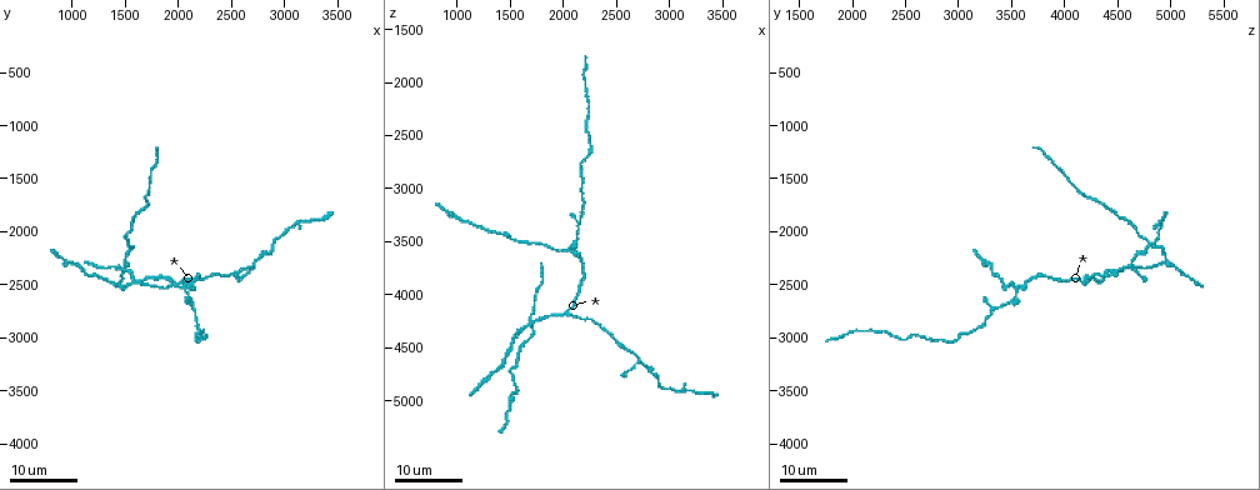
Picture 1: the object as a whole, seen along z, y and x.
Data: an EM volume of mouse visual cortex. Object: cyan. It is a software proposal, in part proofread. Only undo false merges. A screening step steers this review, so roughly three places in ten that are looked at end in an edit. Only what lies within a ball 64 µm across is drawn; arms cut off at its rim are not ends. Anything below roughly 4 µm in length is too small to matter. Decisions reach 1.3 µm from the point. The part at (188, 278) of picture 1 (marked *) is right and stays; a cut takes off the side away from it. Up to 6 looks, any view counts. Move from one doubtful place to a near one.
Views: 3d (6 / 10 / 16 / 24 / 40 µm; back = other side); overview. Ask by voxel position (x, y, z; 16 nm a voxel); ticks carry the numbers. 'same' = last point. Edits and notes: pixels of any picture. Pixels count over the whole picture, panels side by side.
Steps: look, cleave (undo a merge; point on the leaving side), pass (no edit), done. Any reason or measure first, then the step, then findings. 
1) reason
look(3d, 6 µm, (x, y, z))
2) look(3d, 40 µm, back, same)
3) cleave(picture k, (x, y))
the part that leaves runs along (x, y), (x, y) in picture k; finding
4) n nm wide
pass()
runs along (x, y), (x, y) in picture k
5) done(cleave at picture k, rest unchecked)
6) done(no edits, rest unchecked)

three arms meet
look(3d, 16 µm, (2020, 2500, 4160))

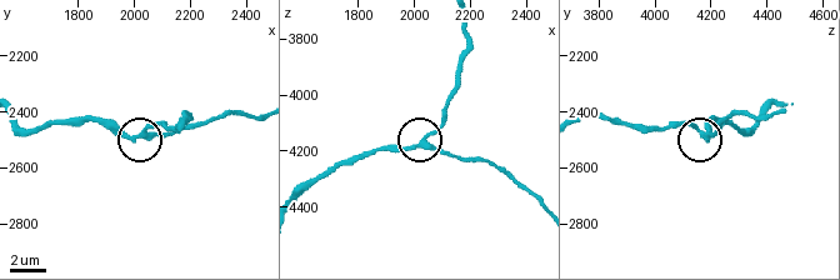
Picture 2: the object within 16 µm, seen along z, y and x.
closer look
look(3d, 10 µm, (2020, 2480, 4180))

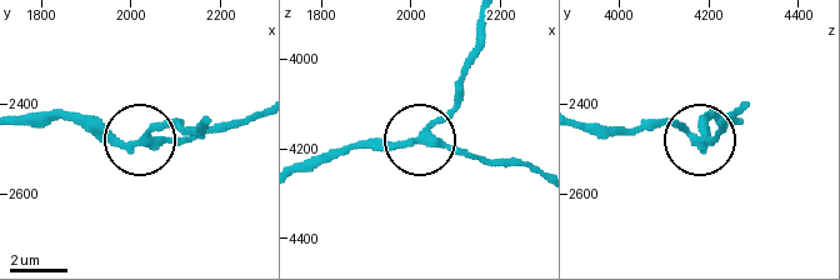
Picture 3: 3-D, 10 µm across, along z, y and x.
260 nm wide
pass()
runs along (666, 121), (698, 136), (721, 129) in picture 3; continuous, no second cell

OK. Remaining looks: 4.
look(3d, 24 µm, (1420, 2360, 4680))

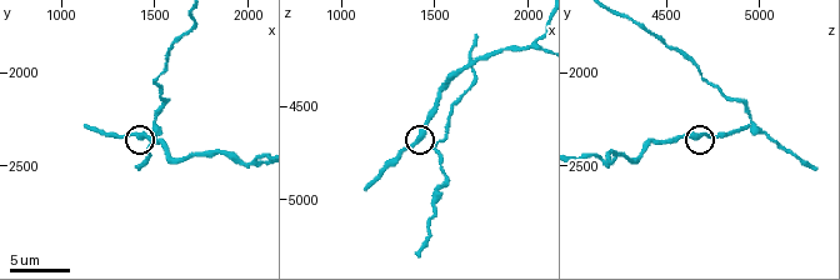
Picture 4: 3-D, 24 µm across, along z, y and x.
look(3d, 10 µm, (1400, 2320, 4700))

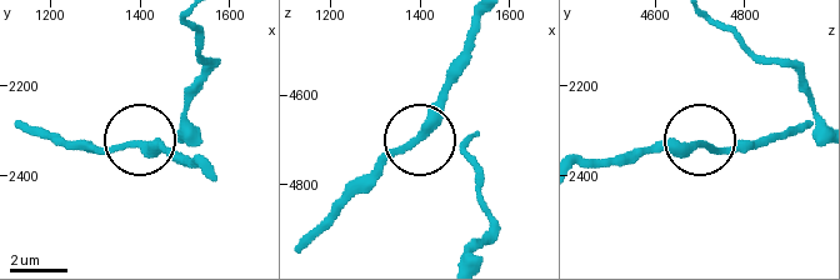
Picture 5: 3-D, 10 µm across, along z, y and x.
pass()
runs along (583, 165), (618, 165), (704, 143), (745, 150) in picture 5; all the same cell

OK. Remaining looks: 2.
a narrow waist
look(3d, 16 µm, (2180, 3020, 2960))

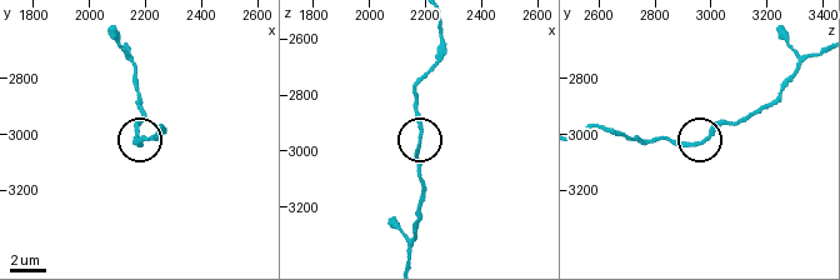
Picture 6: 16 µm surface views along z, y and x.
look(3d, 6 µm, (2170, 3020, 2970))

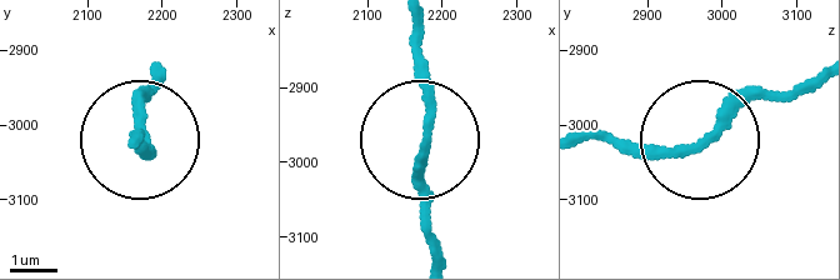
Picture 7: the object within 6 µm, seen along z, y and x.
pass()
runs along (816, 73), (756, 93), (673, 149), (589, 136) in picture 7; one cell here

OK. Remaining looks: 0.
done(no edits, rest unchecked)

